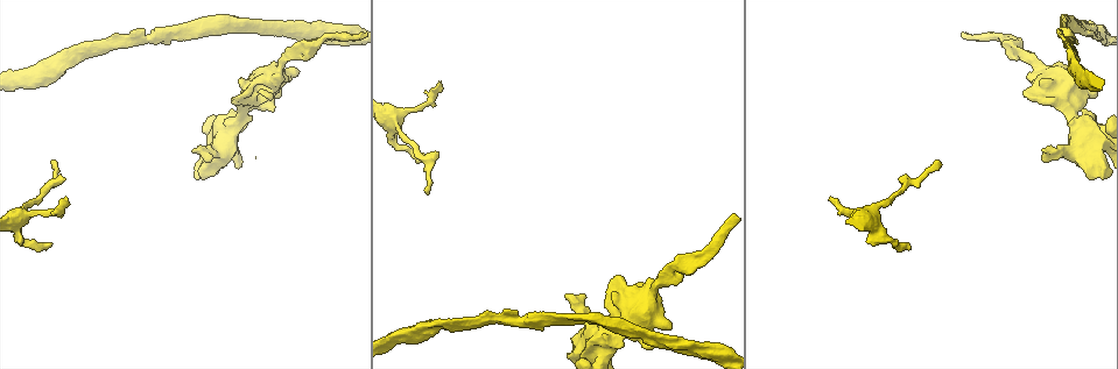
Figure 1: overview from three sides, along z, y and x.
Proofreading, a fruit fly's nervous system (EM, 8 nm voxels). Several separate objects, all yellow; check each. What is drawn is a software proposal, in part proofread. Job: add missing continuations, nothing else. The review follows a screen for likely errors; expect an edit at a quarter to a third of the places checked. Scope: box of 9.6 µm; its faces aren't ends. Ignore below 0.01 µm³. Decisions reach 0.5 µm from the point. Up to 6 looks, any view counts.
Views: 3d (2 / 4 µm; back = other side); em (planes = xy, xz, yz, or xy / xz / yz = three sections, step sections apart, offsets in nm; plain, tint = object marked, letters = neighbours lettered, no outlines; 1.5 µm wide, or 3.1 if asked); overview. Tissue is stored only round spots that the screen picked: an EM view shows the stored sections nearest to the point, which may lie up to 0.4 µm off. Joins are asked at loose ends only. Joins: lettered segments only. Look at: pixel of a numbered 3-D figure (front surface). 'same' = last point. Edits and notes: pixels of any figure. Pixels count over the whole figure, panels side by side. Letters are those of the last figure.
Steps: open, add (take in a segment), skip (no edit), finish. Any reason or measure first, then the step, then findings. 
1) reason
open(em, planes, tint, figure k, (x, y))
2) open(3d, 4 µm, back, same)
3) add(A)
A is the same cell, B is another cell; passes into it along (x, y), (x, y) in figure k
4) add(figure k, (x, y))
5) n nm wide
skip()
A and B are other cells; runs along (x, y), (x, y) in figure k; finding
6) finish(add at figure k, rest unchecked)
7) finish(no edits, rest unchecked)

free end
open(3d, 4 µm, figure 1, (193, 151))

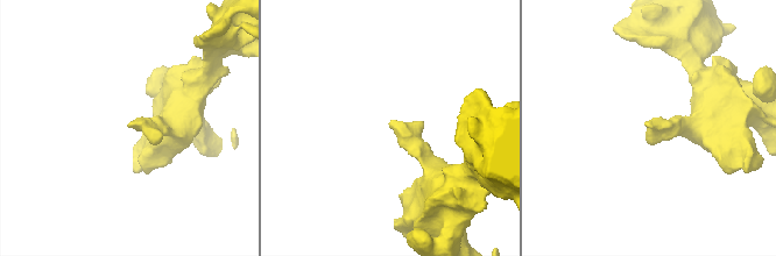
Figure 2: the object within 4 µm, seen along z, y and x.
shape alone is not enough
open(em, xz, step 4, tint, figure 2, (391, 123))

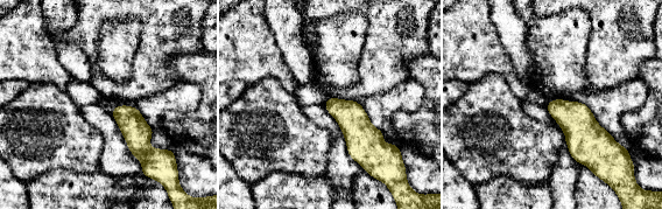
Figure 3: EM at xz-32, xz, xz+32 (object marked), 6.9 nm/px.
see the neighbours
open(em, xz, step 4, letters, same)

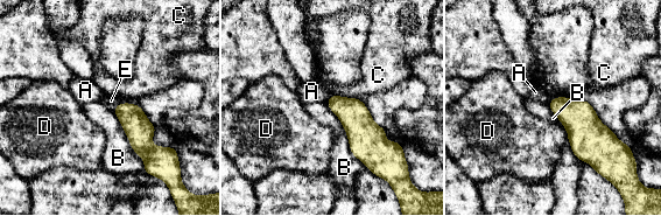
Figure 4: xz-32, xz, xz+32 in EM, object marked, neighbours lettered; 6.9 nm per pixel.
skip()
A, B, C, D and E are other cells; border along (325, 103), (349, 150), (366, 166) in figure 4; none of them fits

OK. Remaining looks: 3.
an open end
open(3d, 2 µm, figure 1, (53, 163))

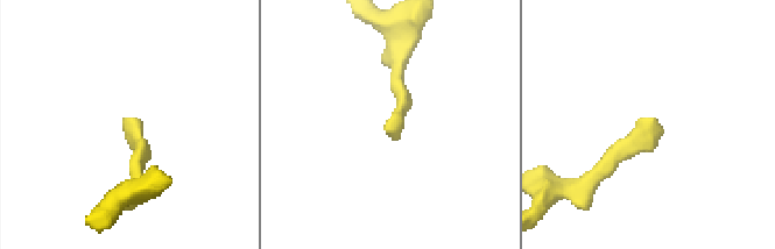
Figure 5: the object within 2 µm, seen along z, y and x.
need the tissue
open(em, planes, letters, figure 5, (394, 139))

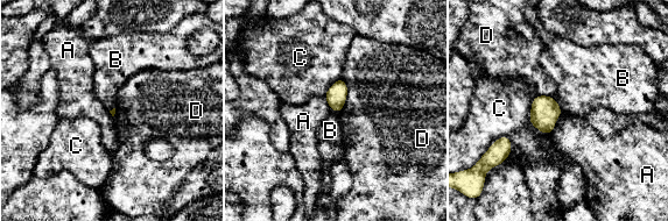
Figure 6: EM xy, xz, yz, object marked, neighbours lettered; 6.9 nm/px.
D touches over 260 nm
skip()
A, B, C and D are other cells; none of them fits

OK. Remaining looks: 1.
finish(no edits, rest unchecked)

